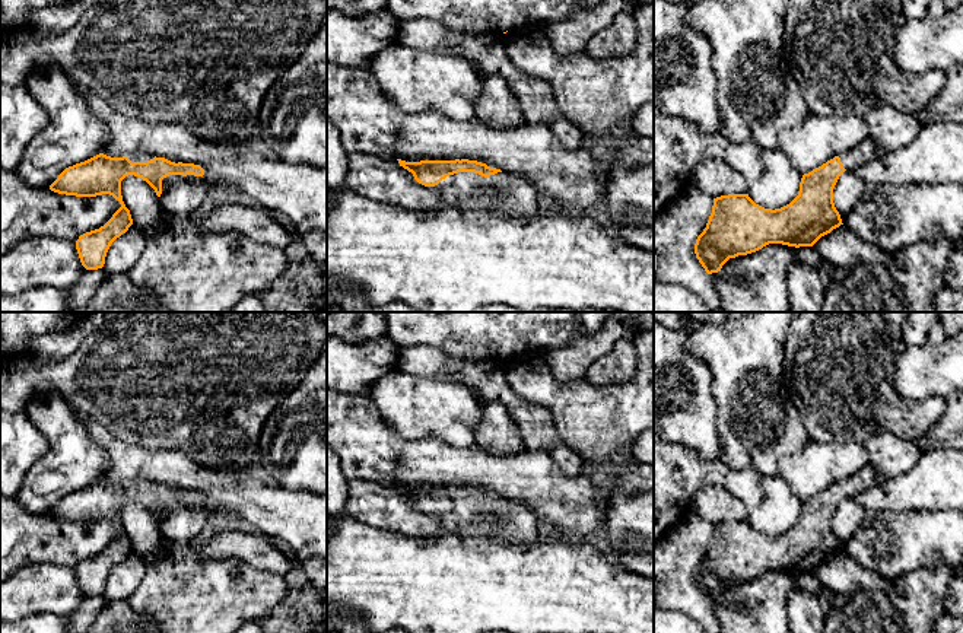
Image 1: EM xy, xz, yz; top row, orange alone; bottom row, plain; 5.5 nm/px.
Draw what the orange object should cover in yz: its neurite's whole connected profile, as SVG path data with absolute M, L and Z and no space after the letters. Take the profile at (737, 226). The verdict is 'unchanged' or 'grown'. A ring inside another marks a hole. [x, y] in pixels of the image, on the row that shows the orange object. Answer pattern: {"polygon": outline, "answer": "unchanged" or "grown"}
{"polygon": "M871 137L804 174L798 195L781 209L765 209L749 194L713 198L712 213L695 244L695 254L708 274L738 255L747 255L769 244L813 246L842 223L833 203L833 188L846 169L864 166L886 150Z", "answer": "grown"}

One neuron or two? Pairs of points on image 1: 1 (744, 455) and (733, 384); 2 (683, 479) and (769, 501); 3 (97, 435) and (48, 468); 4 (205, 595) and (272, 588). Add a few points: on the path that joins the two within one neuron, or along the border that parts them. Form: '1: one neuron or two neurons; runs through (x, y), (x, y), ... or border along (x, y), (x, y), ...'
1: one neuron; runs through (752, 436), (755, 407), (752, 400)
2: one neuron; runs through (705, 476), (722, 476), (747, 486)
3: two neurons; border along (83, 423), (108, 455), (105, 470)
4: one neuron; runs through (221, 595), (225, 592), (256, 592)

